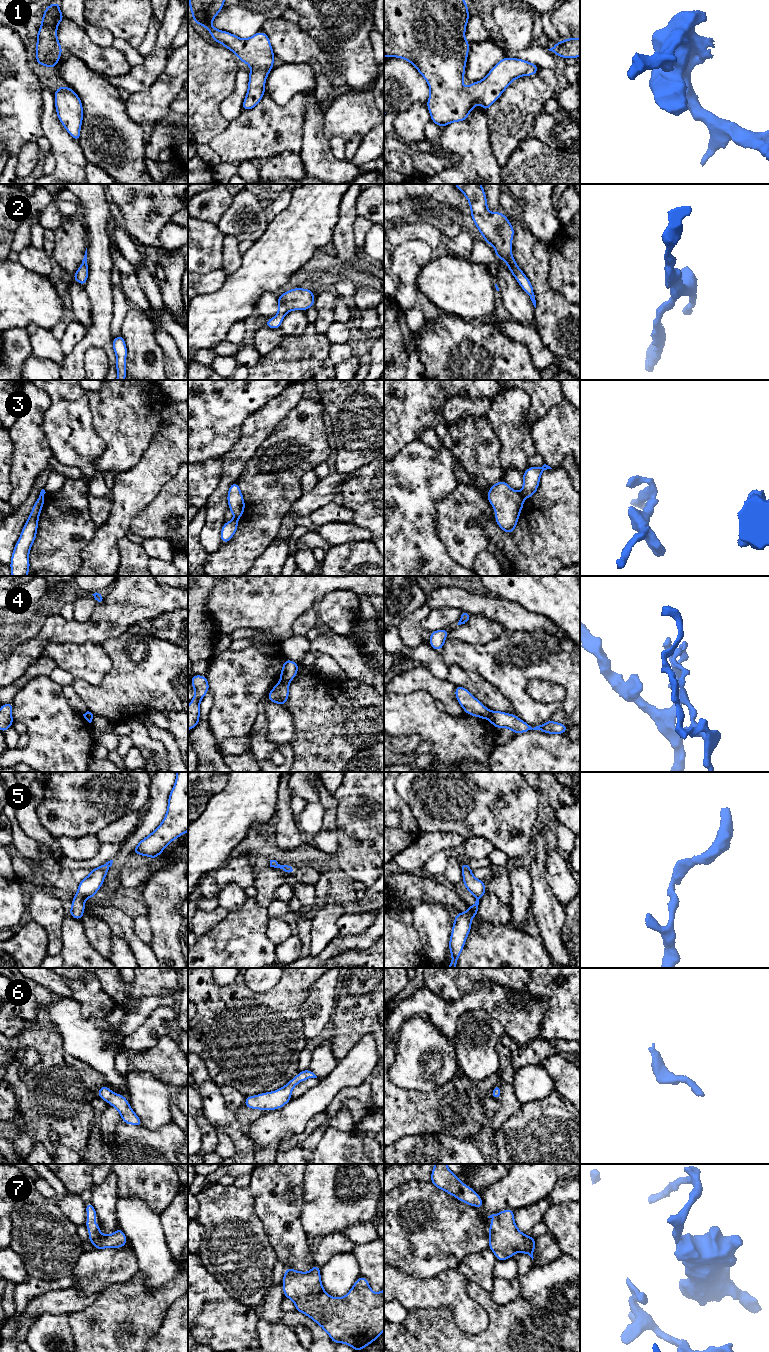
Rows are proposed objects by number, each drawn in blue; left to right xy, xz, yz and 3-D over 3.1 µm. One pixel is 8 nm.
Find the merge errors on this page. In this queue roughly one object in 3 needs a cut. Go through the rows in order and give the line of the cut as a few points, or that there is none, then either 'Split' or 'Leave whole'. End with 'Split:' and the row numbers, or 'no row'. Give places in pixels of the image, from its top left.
1: No split. Leave whole
2: No split. Leave whole
3: Split along yz (520, 493), (524, 497). Split
4: Split along xz (281, 680), (288, 682). Split
5: No split. Leave whole
6: No split. Leave whole
7: No split. Leave whole
Split: 3, 4

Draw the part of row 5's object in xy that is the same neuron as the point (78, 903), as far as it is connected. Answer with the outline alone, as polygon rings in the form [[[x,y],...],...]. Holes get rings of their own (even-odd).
[[[110,860],[98,868],[91,869],[91,873],[78,884],[77,894],[74,895],[72,907],[68,912],[74,919],[81,920],[84,915],[85,899],[95,897],[112,863],[113,860]]]

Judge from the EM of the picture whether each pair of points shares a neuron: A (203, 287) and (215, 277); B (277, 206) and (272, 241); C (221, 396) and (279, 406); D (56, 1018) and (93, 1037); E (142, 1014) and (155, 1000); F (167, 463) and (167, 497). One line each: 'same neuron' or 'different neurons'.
A: same neuron
B: different neurons
C: different neurons
D: same neuron
E: same neuron
F: different neurons

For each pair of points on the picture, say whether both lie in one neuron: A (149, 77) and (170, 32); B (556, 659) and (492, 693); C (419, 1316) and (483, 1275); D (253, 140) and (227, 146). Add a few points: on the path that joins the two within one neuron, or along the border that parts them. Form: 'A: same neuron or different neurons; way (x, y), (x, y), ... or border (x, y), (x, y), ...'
A: same neuron; way (153, 66), (159, 55), (162, 43)
B: different neurons; border (480, 675), (496, 686), (511, 702), (513, 708)
C: different neurons; border (468, 1280), (489, 1292)
D: same neuron; way (247, 140), (242, 140), (233, 145)

